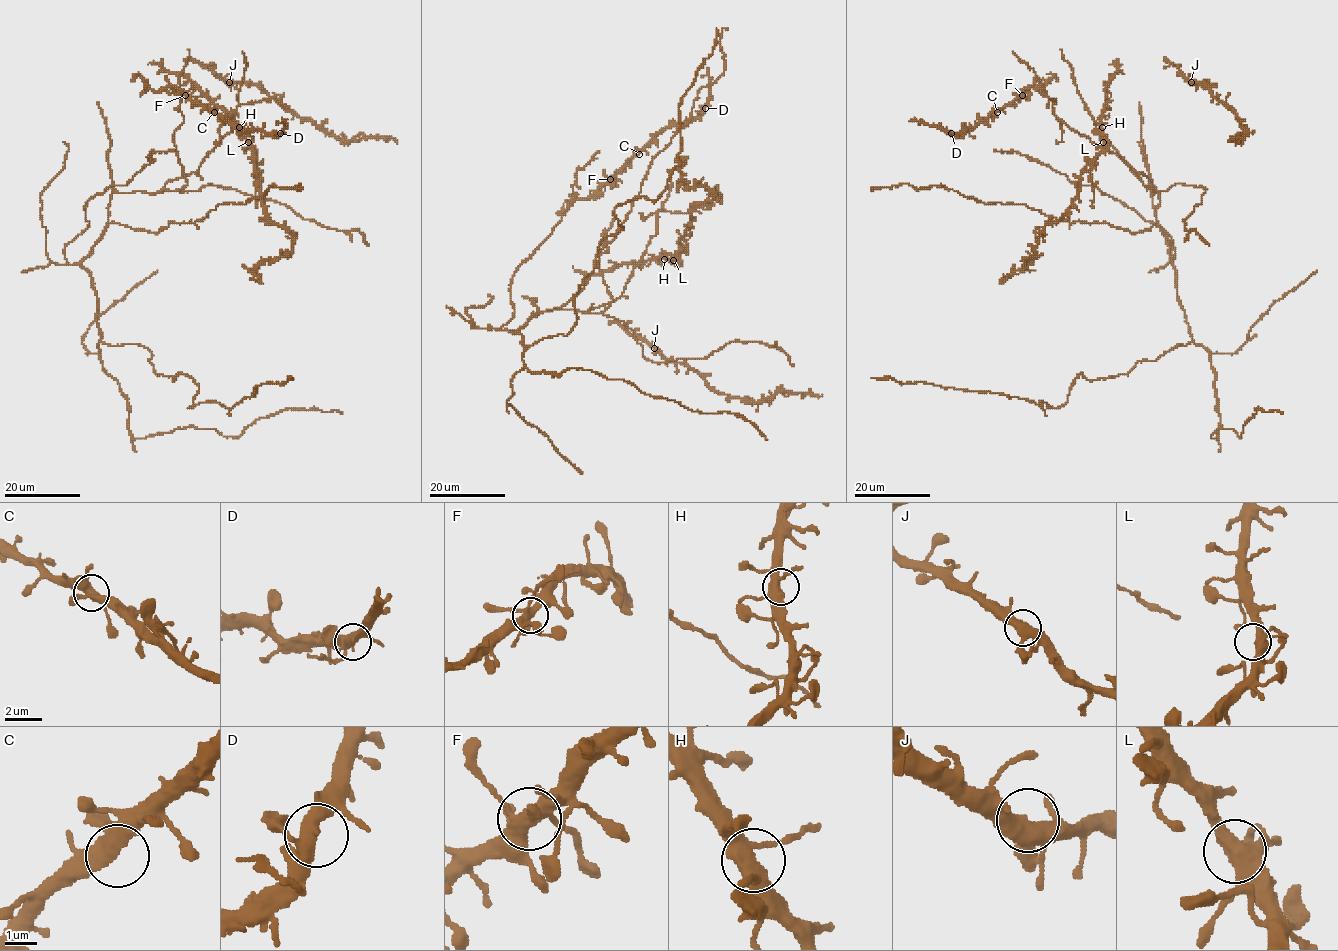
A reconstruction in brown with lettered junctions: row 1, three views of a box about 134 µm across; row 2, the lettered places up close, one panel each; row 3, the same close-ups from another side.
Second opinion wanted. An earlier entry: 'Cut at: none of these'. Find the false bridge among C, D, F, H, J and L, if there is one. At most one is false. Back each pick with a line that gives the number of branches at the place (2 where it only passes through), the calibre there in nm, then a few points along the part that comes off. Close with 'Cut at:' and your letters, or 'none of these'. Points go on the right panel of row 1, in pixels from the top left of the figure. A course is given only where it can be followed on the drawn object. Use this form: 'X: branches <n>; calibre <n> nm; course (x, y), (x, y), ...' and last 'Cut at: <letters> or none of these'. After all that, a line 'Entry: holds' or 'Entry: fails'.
Cut at: none of these
Entry: holds

